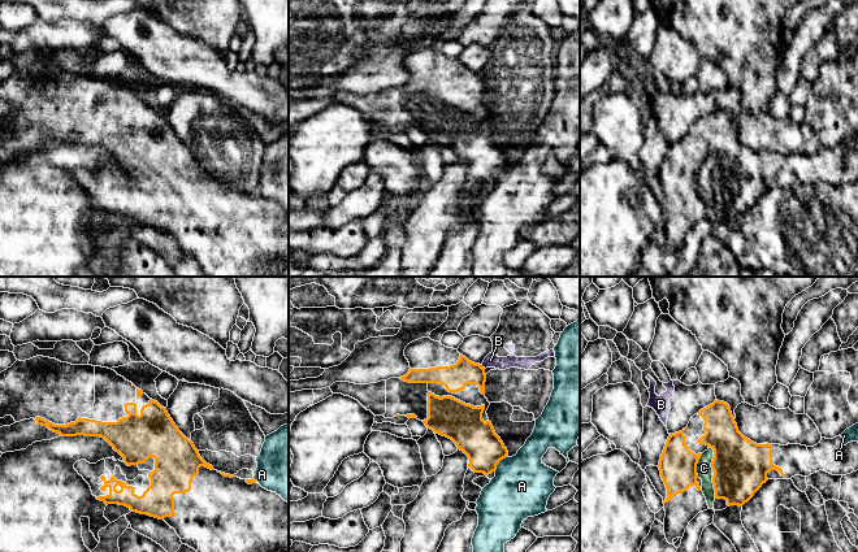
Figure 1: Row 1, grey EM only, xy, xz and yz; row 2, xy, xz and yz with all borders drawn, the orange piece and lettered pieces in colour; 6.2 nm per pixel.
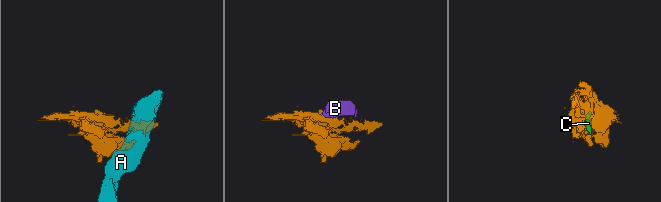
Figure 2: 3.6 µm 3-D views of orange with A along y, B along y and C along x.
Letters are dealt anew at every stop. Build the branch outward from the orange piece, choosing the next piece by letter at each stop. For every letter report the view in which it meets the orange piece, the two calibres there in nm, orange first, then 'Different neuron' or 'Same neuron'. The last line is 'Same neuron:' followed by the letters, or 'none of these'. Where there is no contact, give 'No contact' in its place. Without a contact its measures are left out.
A: Touches orange in xz. Thickness 240 nm (orange) against 360 nm. Different neuron
B: Touches orange in xz. Thickness 160 nm (orange) against 80 nm. Different neuron
C: Touches orange in yz. Thickness 340 nm (orange) against 100 nm. Same neuron
Same neuron: C

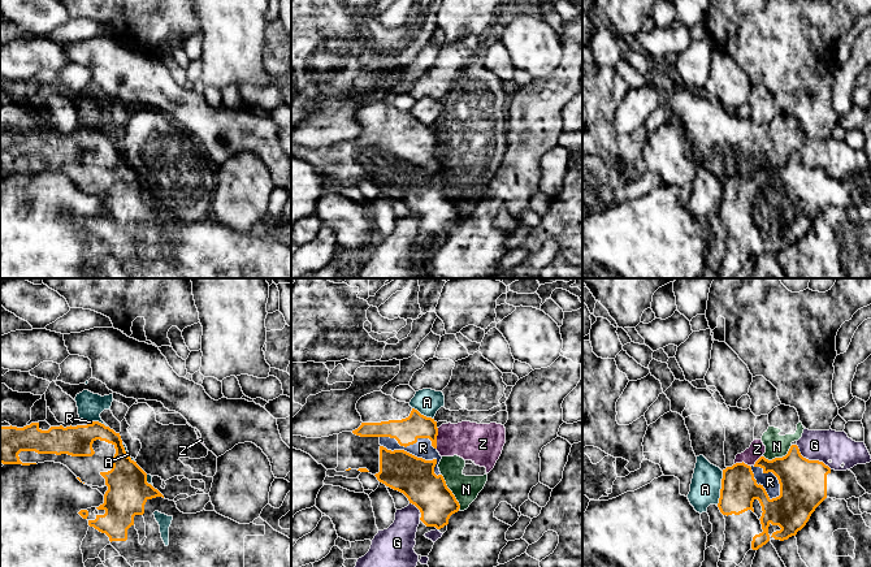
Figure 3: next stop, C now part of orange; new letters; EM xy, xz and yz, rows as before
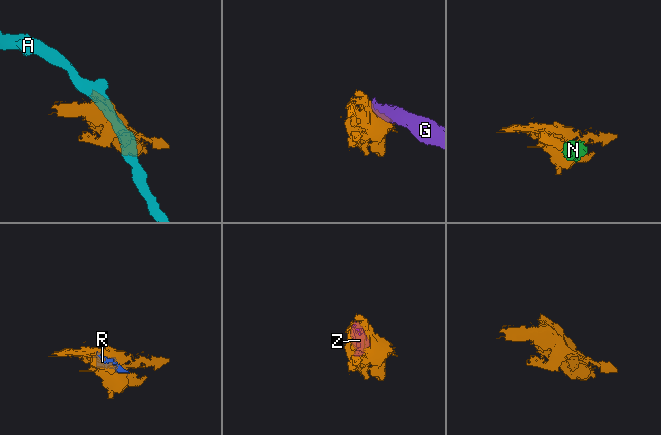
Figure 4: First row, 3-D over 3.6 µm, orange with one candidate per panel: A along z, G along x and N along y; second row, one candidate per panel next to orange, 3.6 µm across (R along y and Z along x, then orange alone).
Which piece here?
A: Touches orange in yz. Thickness 220 nm (orange) against 190 nm. Different neuron
G: Touches orange in yz. Thickness 280 nm (orange) against 190 nm. Different neuron
N: Touches orange in xz. Thickness 240 nm (orange) against 160 nm. Different neuron
R: Touches orange in xz. Thickness 240 nm (orange) against 110 nm. Same neuron
Z: Touches orange in xz. Thickness 160 nm (orange) against 240 nm. Different neuron
Same neuron: R

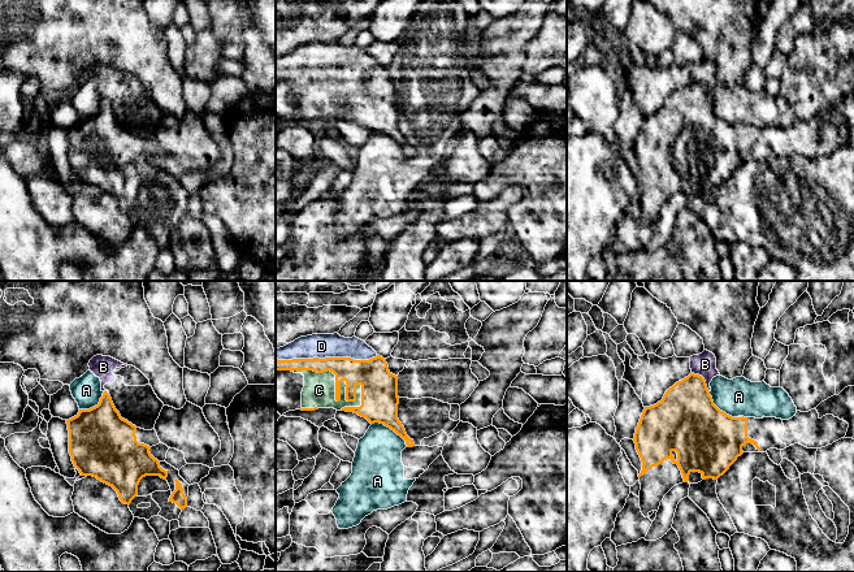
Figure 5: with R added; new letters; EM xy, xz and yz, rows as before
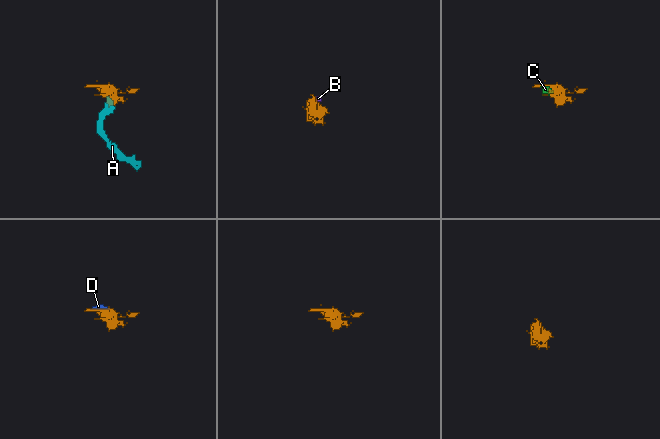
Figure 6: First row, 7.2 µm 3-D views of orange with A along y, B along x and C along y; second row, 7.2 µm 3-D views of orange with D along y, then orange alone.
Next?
A: Touches orange in xz. Thickness 220 nm (orange) against 320 nm. Different neuron
B: Touches orange in yz. Thickness 380 nm (orange) against 140 nm. Different neuron
C: Touches orange in xz. Thickness 220 nm (orange) against 200 nm. Same neuron
D: Touches orange in xz. Thickness 160 nm (orange) against 150 nm. Same neuron
Same neuron: C, D

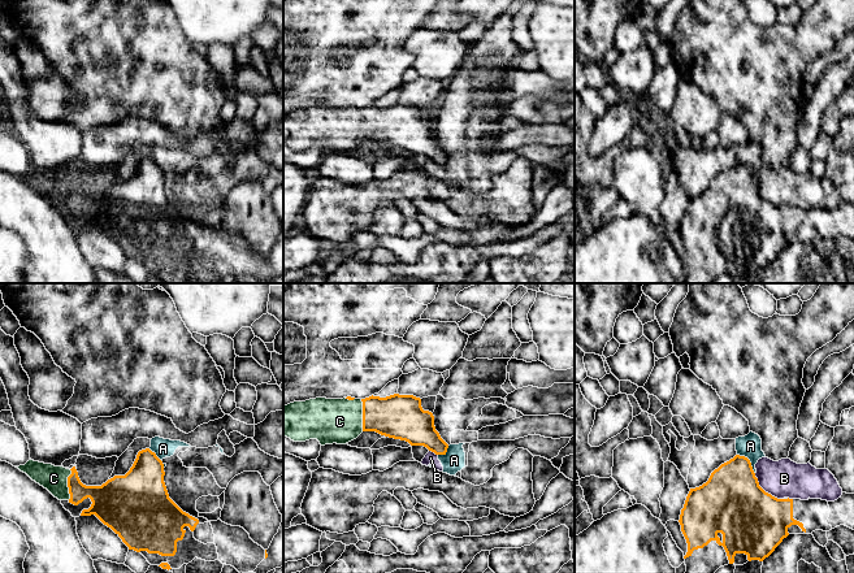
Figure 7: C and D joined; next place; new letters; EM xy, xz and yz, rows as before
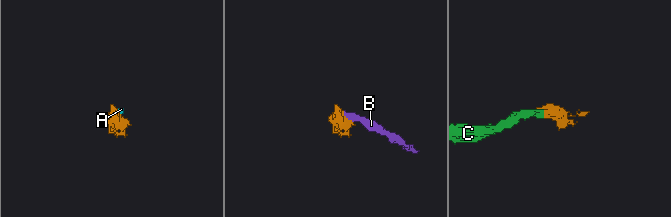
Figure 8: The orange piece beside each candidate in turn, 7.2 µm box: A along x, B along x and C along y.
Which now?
A: Touches orange in yz. Thickness 380 nm (orange) against 140 nm. Different neuron
B: Touches orange in yz. Thickness 400 nm (orange) against 240 nm. Different neuron
C: Touches orange in xz. Thickness 280 nm (orange) against 280 nm. Same neuron
Same neuron: C

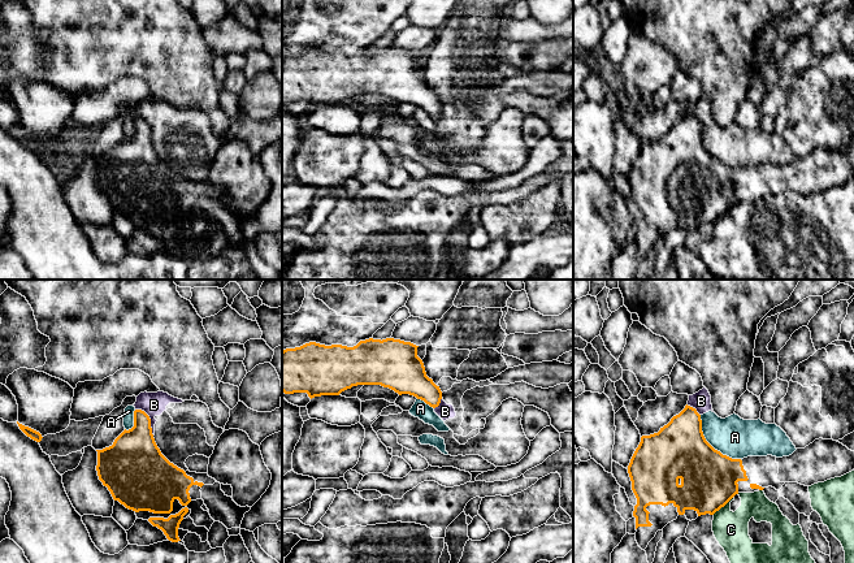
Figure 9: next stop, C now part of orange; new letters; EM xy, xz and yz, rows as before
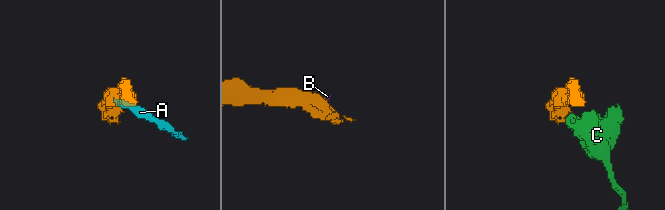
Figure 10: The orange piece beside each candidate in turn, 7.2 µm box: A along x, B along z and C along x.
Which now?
A: Touches orange in yz. Thickness 360 nm (orange) against 260 nm. Different neuron
B: Touches orange in xy. Thickness 300 nm (orange) against 140 nm. Different neuron
C: Touches orange in yz. Thickness 360 nm (orange) against 220 nm. Different neuron
Same neuron: none of these

